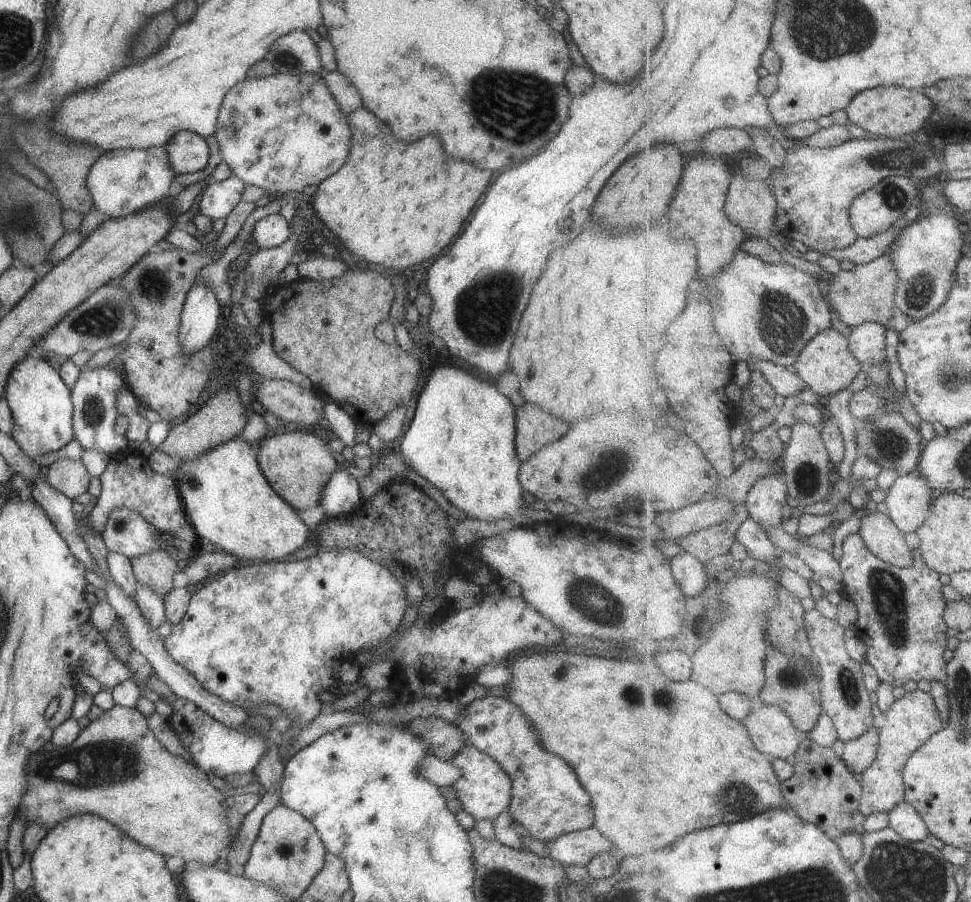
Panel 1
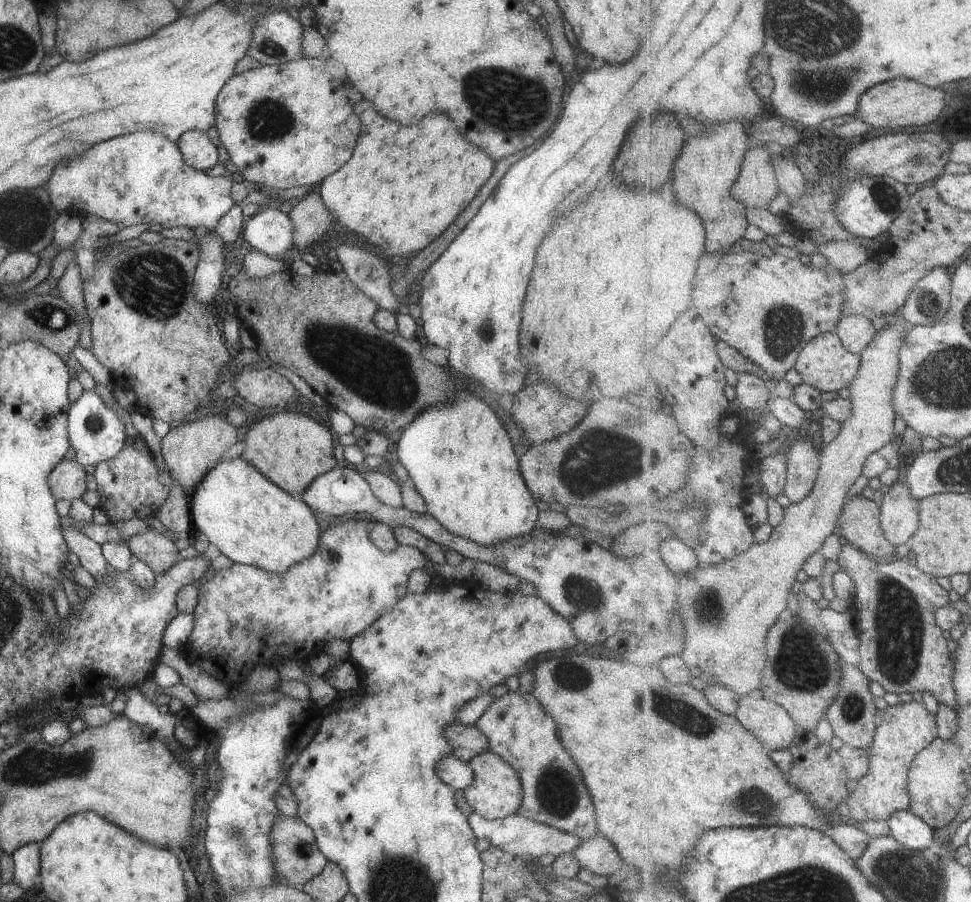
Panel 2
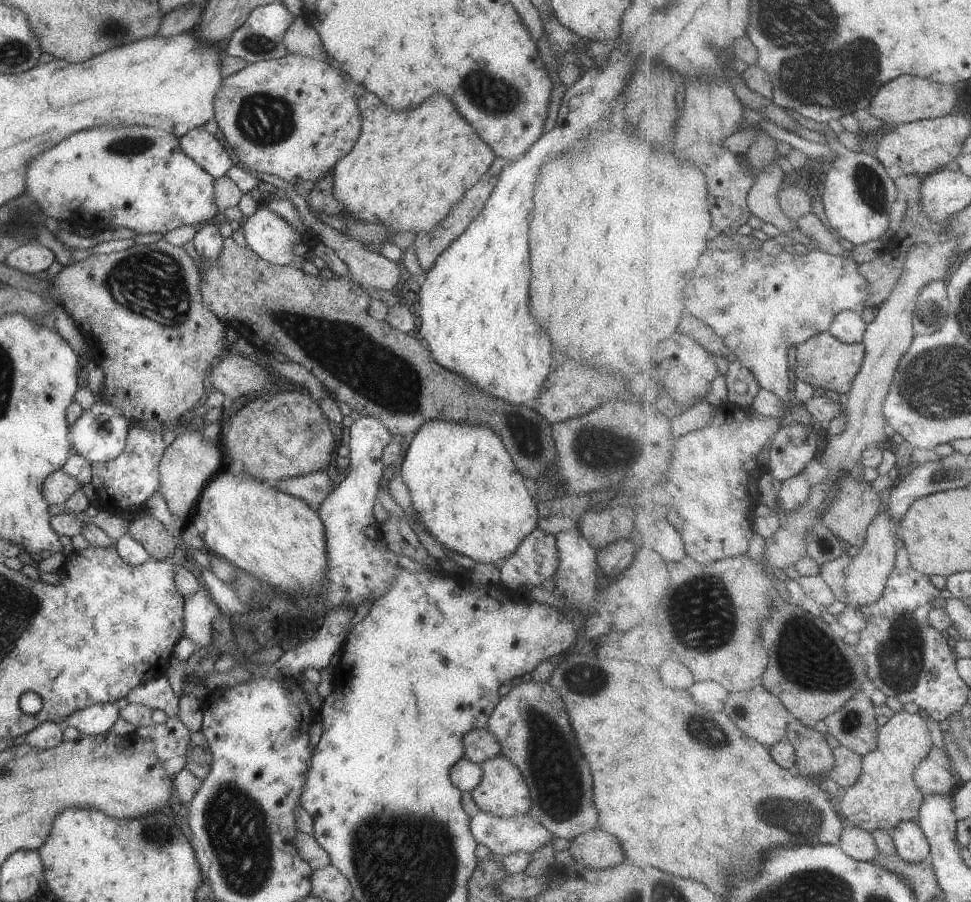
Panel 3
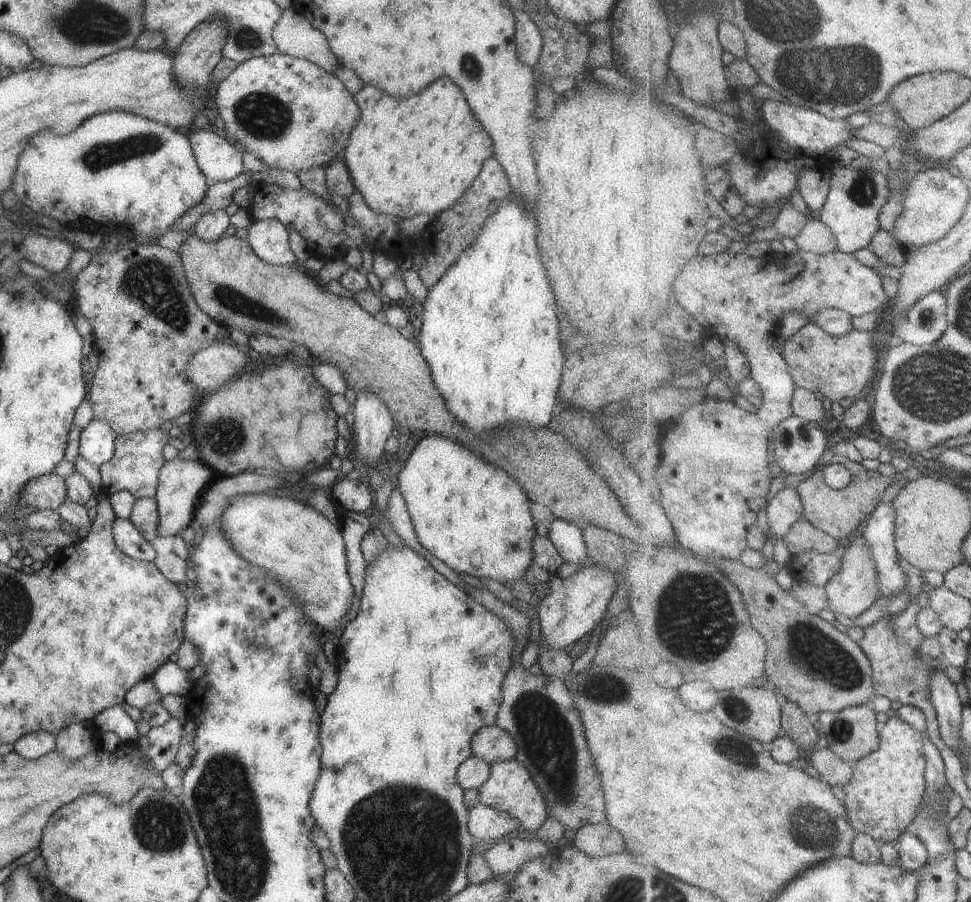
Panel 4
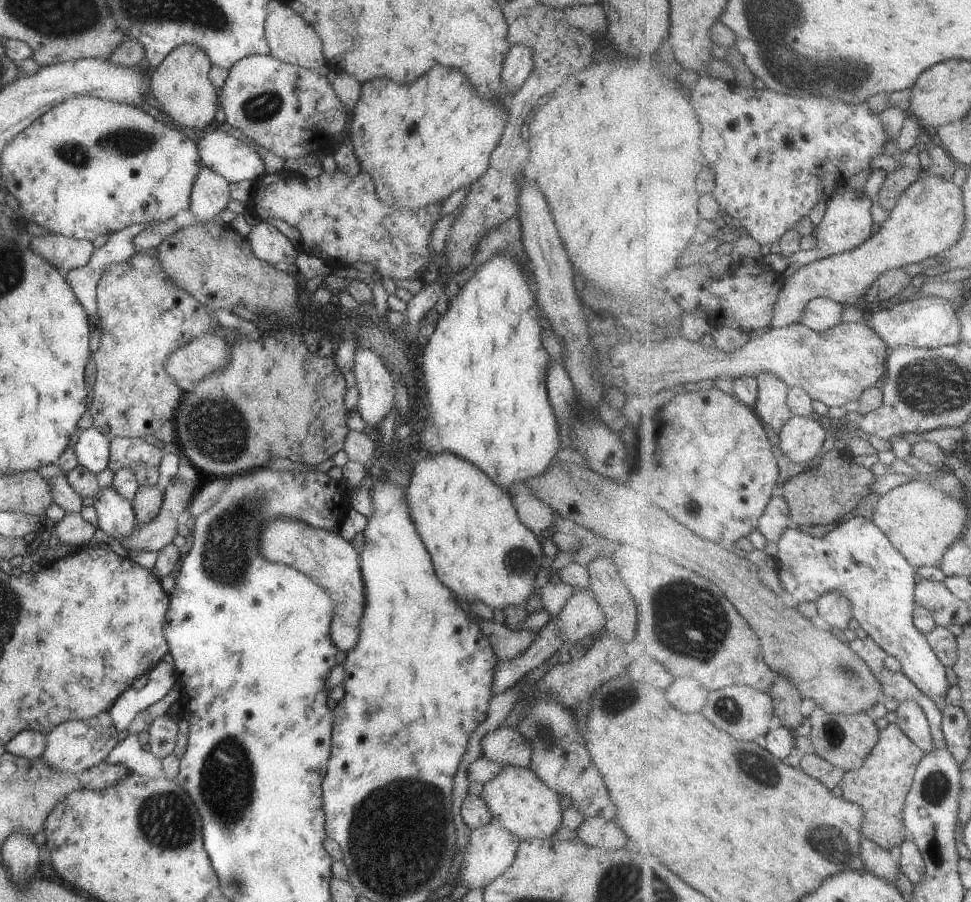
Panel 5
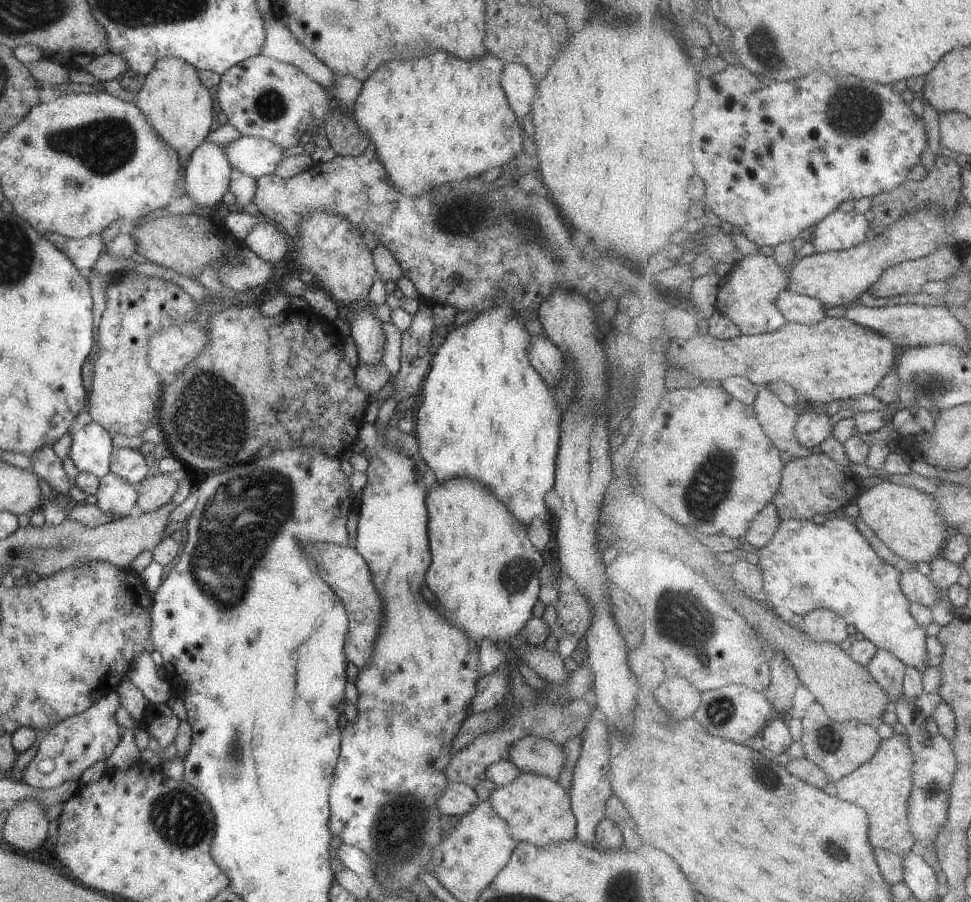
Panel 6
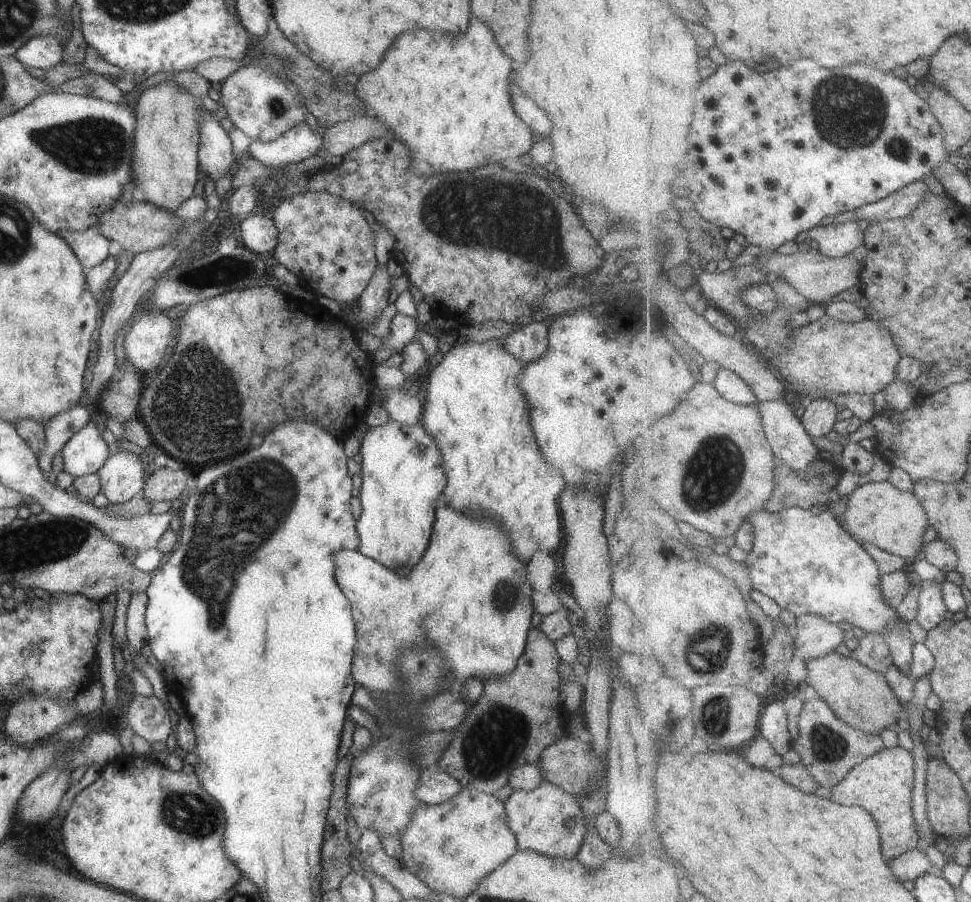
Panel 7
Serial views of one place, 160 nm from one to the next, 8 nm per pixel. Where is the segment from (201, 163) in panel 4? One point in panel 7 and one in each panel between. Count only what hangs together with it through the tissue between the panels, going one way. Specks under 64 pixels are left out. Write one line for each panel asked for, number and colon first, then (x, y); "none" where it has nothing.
5: (229, 158)
6: (255, 157)
7: (299, 142)

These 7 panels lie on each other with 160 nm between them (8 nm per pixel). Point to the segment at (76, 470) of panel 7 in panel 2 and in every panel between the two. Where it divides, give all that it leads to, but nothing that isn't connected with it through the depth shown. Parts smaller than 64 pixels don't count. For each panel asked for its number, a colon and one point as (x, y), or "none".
2: (95, 433)
3: (99, 434)
4: (96, 444)
5: (92, 448)
6: (90, 449)

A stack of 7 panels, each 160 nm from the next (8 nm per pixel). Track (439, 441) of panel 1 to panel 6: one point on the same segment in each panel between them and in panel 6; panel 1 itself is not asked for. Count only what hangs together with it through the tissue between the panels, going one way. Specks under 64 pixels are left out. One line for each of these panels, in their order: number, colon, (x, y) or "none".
2: (459, 457)
3: (463, 485)
4: (471, 515)
5: (480, 550)
6: (483, 570)

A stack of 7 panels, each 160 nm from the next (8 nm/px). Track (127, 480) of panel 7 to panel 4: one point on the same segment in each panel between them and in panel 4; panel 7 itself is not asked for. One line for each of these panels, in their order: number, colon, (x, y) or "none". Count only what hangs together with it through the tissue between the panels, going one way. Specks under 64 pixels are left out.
4: (126, 538)
5: (115, 519)
6: (114, 496)

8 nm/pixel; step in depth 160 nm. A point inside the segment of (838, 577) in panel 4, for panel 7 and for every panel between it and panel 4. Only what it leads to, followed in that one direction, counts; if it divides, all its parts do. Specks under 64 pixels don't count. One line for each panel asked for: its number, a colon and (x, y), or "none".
5: (835, 607)
6: (822, 625)
7: (816, 637)

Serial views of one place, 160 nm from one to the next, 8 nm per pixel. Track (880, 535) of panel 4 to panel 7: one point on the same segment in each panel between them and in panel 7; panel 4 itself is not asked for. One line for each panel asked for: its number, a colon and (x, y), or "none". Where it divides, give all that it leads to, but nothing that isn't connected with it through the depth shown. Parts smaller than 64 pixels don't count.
5: (856, 557)
6: (807, 566)
7: (809, 564)

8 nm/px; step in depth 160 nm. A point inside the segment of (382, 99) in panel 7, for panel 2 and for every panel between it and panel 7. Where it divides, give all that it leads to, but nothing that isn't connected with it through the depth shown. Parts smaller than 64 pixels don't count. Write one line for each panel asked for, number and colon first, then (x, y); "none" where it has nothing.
2: (430, 173)
3: (425, 159)
4: (404, 159)
5: (419, 142)
6: (431, 123)

